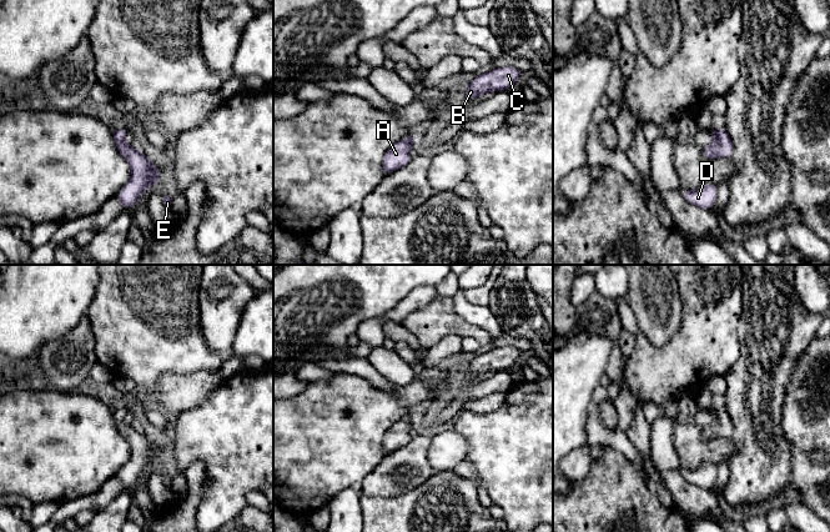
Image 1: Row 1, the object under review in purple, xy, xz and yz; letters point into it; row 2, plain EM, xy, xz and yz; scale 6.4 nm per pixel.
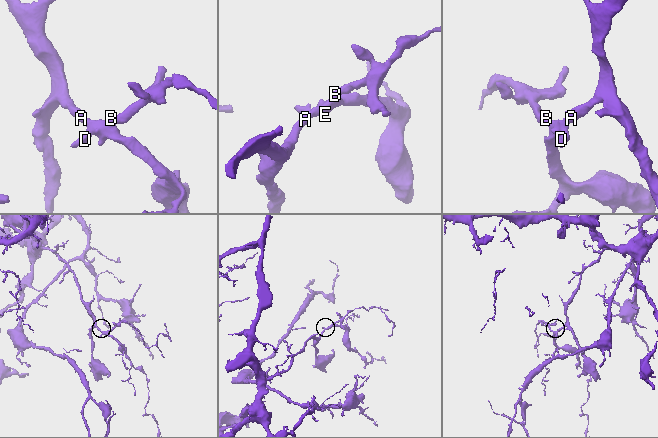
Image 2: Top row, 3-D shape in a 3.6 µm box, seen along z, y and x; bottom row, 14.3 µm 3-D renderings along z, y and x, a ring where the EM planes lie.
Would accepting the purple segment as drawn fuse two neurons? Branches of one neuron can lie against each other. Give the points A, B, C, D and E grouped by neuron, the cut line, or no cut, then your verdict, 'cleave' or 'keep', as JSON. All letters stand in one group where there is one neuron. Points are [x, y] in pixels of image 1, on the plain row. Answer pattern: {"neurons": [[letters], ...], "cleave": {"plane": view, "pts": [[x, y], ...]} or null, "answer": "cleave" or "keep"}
{"neurons": [["A", "B", "C", "D", "E"]], "cleave": null, "answer": "keep"}

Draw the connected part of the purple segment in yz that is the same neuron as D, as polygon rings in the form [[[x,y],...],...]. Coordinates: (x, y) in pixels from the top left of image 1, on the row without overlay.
[[[711,463],[701,465],[695,471],[683,470],[685,480],[705,490],[711,490],[718,473],[718,466]]]

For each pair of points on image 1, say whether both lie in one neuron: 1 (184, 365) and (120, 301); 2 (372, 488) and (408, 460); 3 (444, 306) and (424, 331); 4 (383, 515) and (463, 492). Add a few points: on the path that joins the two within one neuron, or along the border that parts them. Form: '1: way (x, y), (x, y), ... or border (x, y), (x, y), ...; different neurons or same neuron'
1: way (167, 349), (136, 317); same neuron
2: way (382, 478), (398, 462); same neuron
3: way (441, 312), (431, 325); same neuron
4: way (403, 515), (407, 515), (414, 507), (443, 507); same neuron

